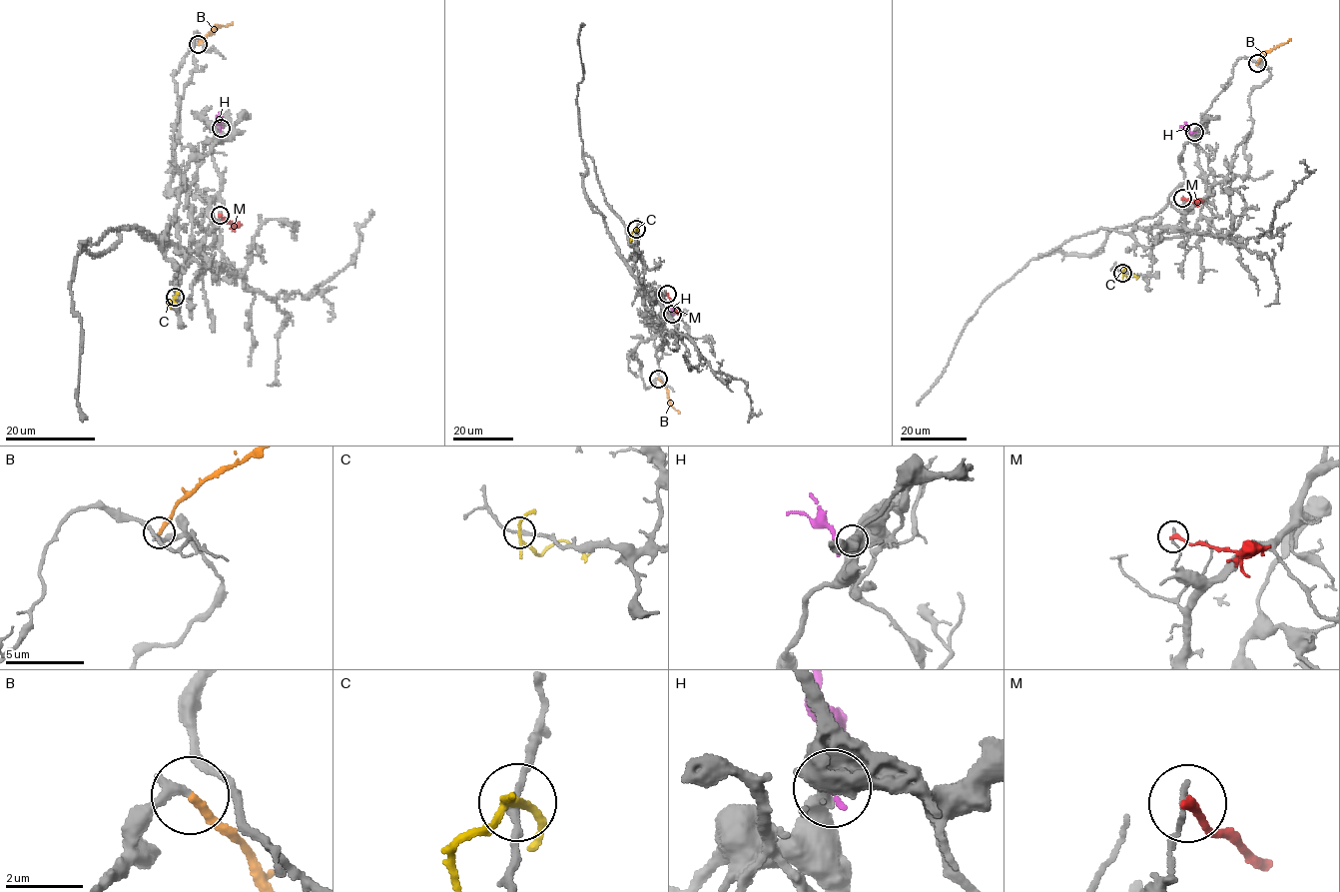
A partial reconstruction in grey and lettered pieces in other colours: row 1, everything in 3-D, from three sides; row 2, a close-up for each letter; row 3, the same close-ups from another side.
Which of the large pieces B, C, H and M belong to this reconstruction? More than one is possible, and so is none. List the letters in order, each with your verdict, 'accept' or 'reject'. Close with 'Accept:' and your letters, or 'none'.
B: accept
C: reject
H: reject
M: reject
Accept: B

